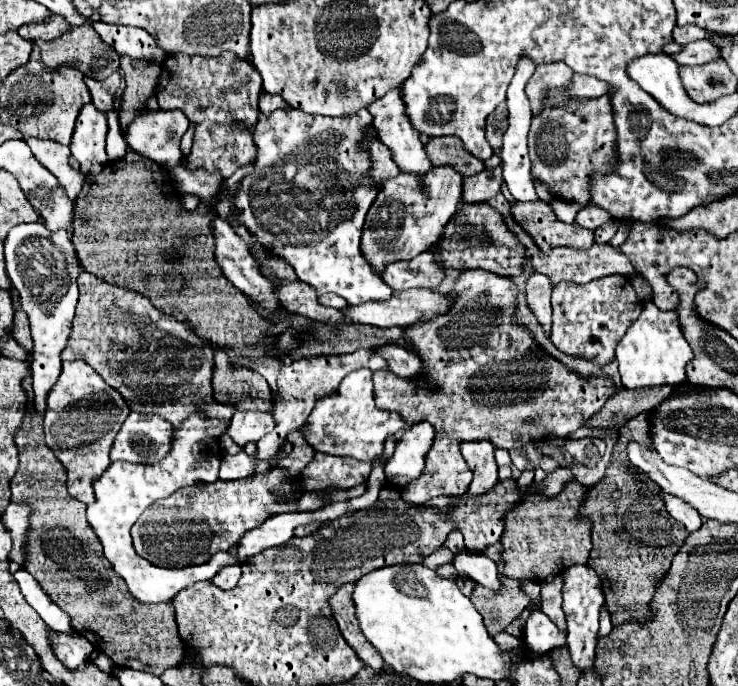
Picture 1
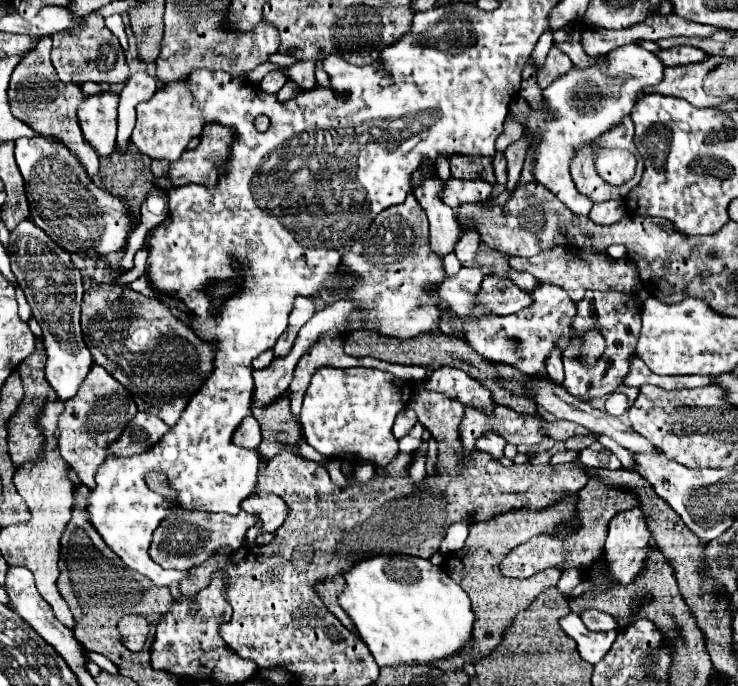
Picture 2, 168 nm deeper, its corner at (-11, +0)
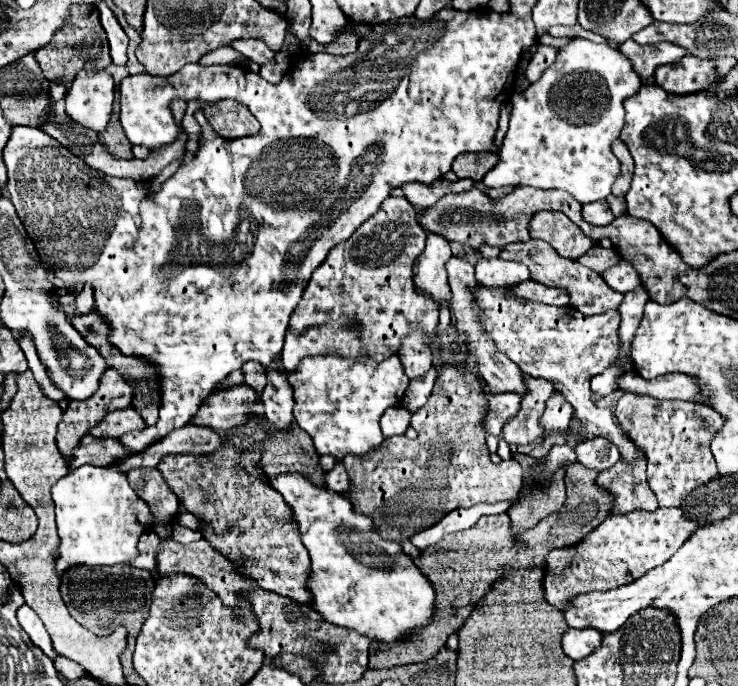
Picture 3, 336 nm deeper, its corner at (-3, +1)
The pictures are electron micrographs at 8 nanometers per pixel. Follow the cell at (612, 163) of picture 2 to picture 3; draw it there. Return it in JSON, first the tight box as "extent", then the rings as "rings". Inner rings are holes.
{"extent":[482,39,642,203],"rings":[[[572,39],[566,47],[558,49],[558,57],[542,77],[526,91],[514,93],[510,99],[512,115],[510,127],[498,153],[498,163],[482,179],[486,187],[530,185],[536,189],[564,189],[578,203],[594,203],[610,195],[612,183],[620,175],[620,161],[610,145],[624,127],[624,99],[636,95],[642,87],[642,77],[634,71],[632,61],[610,45],[592,43],[588,39]]]}

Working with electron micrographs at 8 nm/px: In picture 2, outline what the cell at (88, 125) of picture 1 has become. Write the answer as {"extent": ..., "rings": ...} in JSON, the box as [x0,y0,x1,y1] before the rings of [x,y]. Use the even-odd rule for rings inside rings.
{"extent":[78,92,118,156],"rings":[[[100,92],[86,96],[78,108],[78,124],[86,142],[100,154],[110,156],[116,148],[116,112],[118,94]]]}

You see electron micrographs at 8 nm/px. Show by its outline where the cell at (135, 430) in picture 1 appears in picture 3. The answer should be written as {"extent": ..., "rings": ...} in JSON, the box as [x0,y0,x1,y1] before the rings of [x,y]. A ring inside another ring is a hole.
{"extent":[90,407,146,439],"rings":[[[128,407],[122,411],[108,413],[108,417],[102,419],[96,427],[92,428],[90,434],[97,438],[114,437],[114,439],[120,439],[122,435],[132,433],[132,431],[142,431],[144,427],[146,427],[146,423],[138,415],[138,411],[134,407]]]}

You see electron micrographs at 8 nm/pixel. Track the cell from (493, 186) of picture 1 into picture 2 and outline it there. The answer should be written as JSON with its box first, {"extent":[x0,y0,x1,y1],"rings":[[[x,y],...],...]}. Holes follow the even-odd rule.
{"extent":[440,178,492,208],"rings":[[[450,178],[442,192],[440,198],[444,204],[450,208],[458,208],[462,202],[484,202],[492,194],[492,184],[486,180],[456,180]]]}

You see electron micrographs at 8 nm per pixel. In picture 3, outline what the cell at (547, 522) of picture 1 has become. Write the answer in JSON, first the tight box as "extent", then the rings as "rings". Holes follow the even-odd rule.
{"extent":[596,459,658,513],"rings":[[[622,459],[596,479],[596,487],[612,495],[610,513],[630,513],[634,509],[656,511],[658,503],[646,483],[646,459],[630,469]]]}

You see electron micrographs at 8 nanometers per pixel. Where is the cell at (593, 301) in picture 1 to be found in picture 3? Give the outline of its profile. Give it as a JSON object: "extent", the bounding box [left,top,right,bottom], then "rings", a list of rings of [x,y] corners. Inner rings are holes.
{"extent":[540,391,574,431],"rings":[[[554,391],[552,397],[546,401],[546,411],[540,419],[540,425],[546,431],[568,429],[572,417],[574,417],[574,407],[564,399],[564,395],[560,391]]]}

